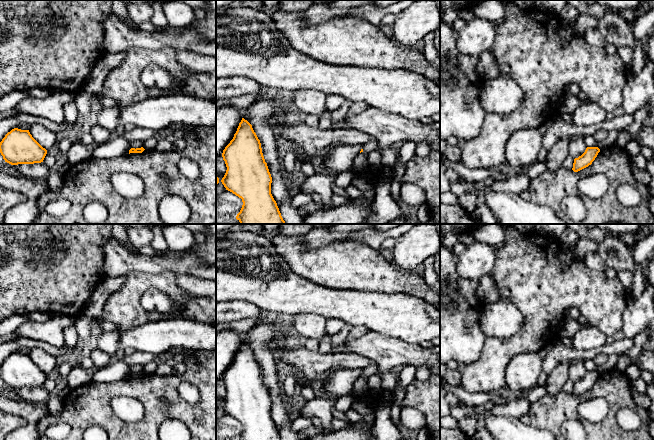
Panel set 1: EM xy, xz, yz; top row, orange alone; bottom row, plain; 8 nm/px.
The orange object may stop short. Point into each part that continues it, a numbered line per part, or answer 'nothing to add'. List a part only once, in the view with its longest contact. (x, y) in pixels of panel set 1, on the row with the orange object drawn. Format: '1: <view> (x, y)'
nothing to add

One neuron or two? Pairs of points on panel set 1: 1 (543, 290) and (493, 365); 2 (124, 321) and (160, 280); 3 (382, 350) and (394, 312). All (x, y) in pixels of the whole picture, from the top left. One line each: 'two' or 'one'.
1: one
2: one
3: two

